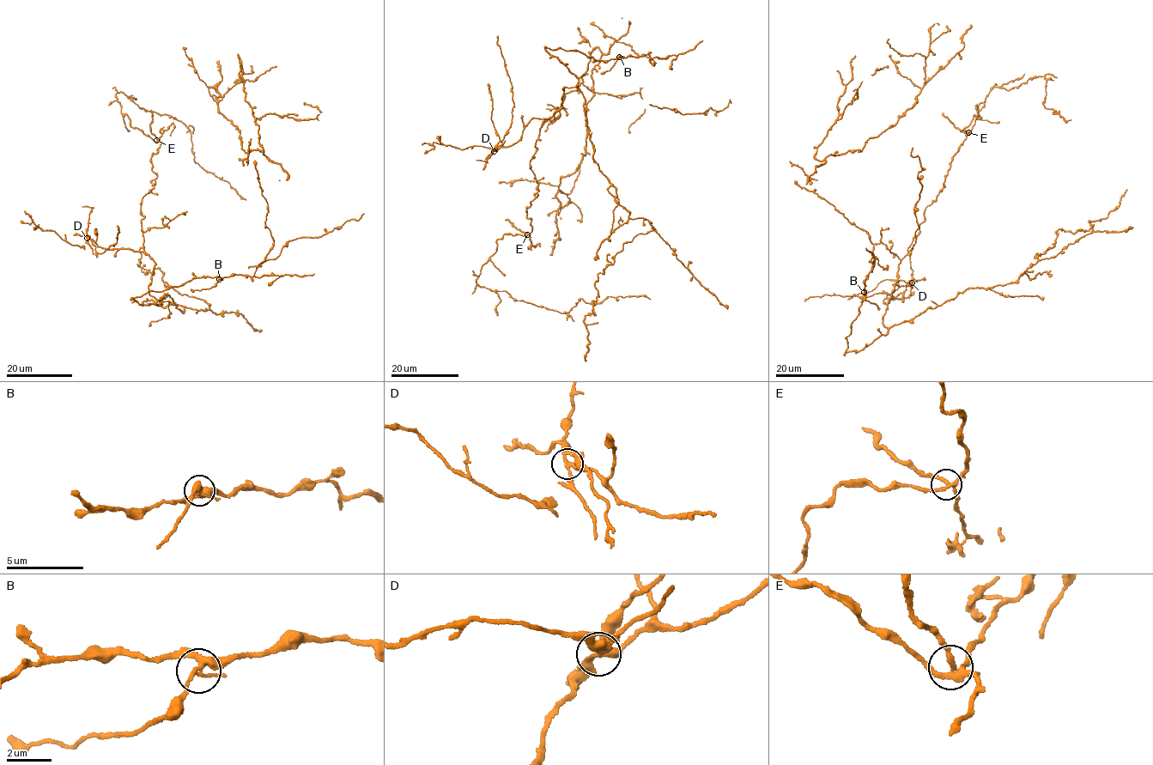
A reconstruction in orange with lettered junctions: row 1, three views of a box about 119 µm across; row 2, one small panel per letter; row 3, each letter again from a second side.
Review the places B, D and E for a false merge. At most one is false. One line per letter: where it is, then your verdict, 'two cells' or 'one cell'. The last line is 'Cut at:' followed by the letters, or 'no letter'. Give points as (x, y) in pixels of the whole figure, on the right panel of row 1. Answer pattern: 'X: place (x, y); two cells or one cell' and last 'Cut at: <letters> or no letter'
B: place (864, 292); one cell
D: place (912, 282); two cells
E: place (968, 132); one cell
Cut at: D

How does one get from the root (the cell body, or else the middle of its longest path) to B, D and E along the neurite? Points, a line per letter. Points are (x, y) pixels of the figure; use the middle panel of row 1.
B: (557, 58), (545, 48), (574, 50), (597, 60), (619, 57)
D: (557, 58), (578, 81), (575, 87), (561, 88), (561, 108), (548, 118), (533, 118), (516, 142), (494, 151)
E: (557, 58), (578, 81), (561, 88), (561, 108), (539, 129), (529, 163), (538, 191), (525, 211), (527, 234)

